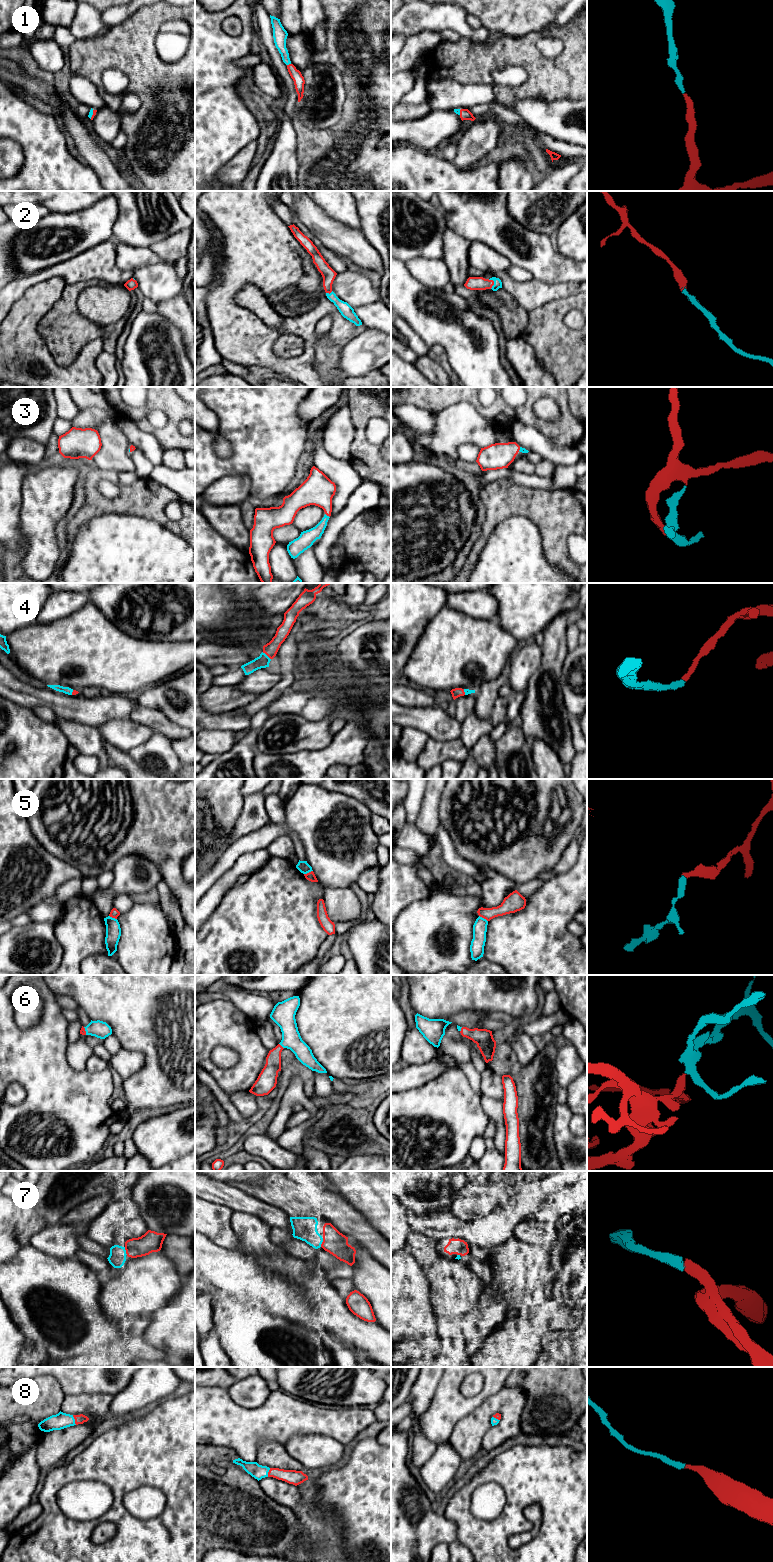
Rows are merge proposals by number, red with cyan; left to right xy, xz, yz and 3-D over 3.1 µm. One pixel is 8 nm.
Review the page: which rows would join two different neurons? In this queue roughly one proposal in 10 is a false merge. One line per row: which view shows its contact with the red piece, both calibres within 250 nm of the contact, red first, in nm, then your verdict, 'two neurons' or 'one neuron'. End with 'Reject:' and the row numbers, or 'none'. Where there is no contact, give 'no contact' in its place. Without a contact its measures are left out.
1: meets red in xz; 90 nm thick on the red side, 110 nm on the other; one neuron
2: meets red in yz; 110 nm thick on the red side, 60 nm on the other; one neuron
3: meets red in xz; 240 nm thick on the red side, 120 nm on the other; one neuron
4: meets red in xz; 110 nm thick on the red side, 100 nm on the other; one neuron
5: meets red in xz; 70 nm thick on the red side, 90 nm on the other; two neurons
6: meets red in xz; 140 nm thick on the red side, 180 nm on the other; one neuron
7: meets red in xz; 190 nm thick on the red side, 190 nm on the other; one neuron
8: meets red in xy; 80 nm thick on the red side, 130 nm on the other; one neuron
Reject: 5

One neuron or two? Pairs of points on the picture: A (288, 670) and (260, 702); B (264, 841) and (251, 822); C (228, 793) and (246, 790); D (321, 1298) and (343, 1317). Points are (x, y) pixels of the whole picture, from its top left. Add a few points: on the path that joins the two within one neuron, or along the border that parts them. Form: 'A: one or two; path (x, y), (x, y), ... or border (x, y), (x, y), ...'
A: one; path (287, 679), (269, 696)
B: two; border (270, 821), (256, 830), (241, 836), (236, 841)
C: two; border (240, 789), (240, 793), (244, 797)
D: one; path (326, 1301), (338, 1313)

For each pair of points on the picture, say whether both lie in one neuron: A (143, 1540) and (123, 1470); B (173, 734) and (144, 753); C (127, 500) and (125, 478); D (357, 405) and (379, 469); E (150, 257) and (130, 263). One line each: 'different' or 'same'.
A: same
B: different
C: different
D: same
E: same

